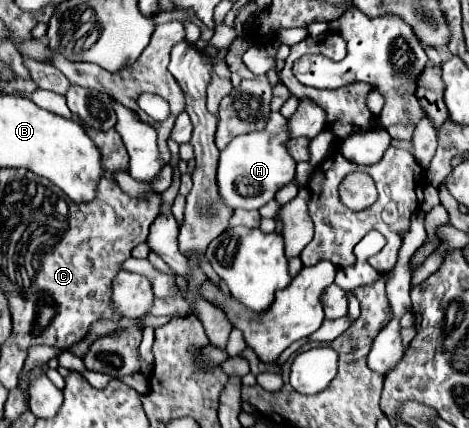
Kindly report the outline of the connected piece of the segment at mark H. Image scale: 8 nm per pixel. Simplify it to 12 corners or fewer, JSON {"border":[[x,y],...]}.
{"border":[[288,120],[220,152],[218,186],[230,208],[258,210],[294,180]]}

